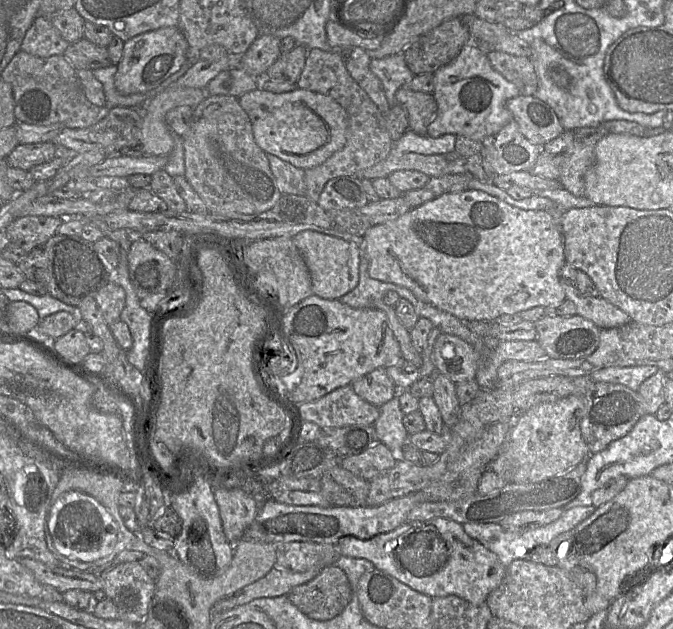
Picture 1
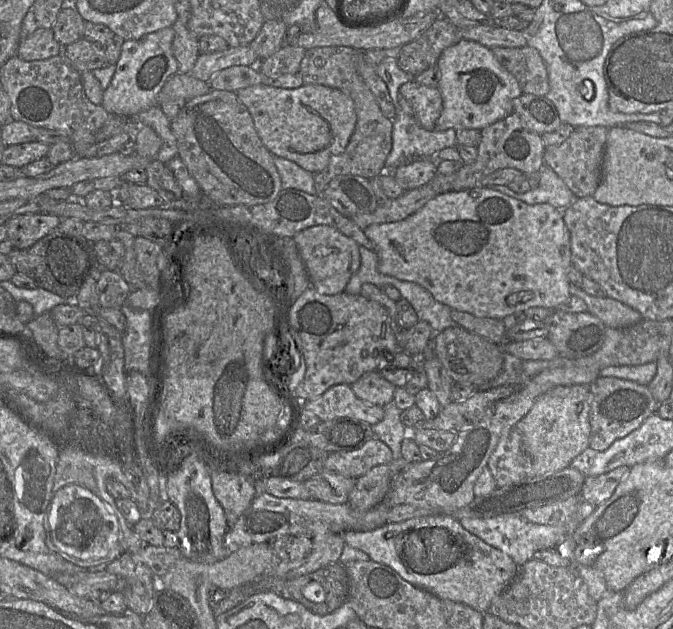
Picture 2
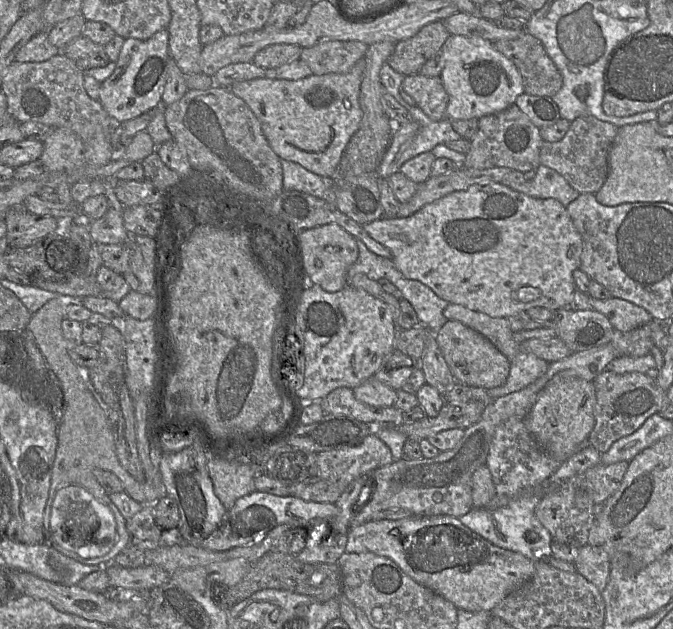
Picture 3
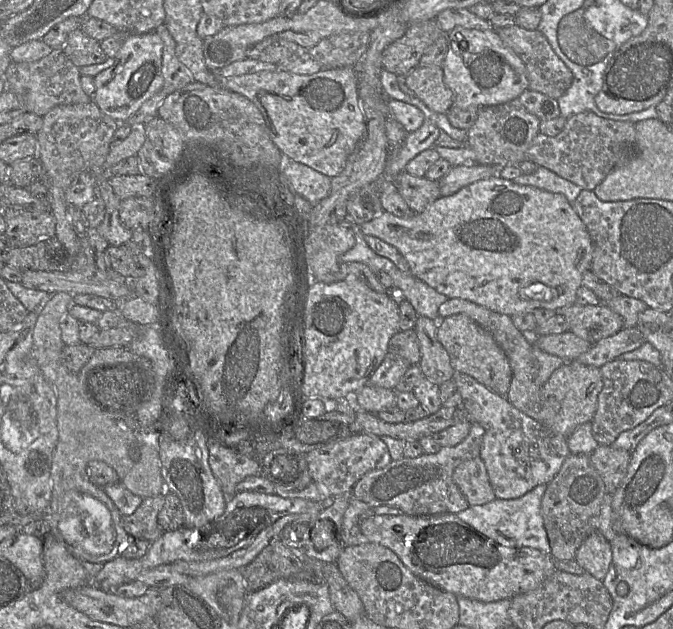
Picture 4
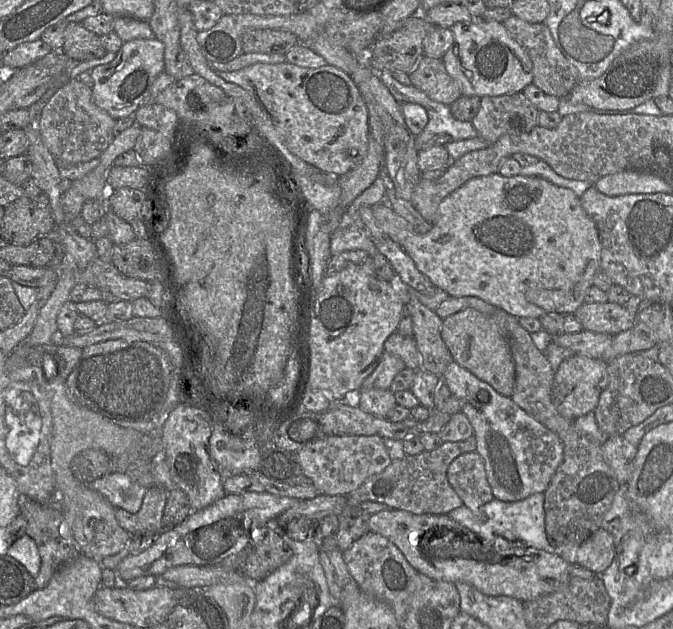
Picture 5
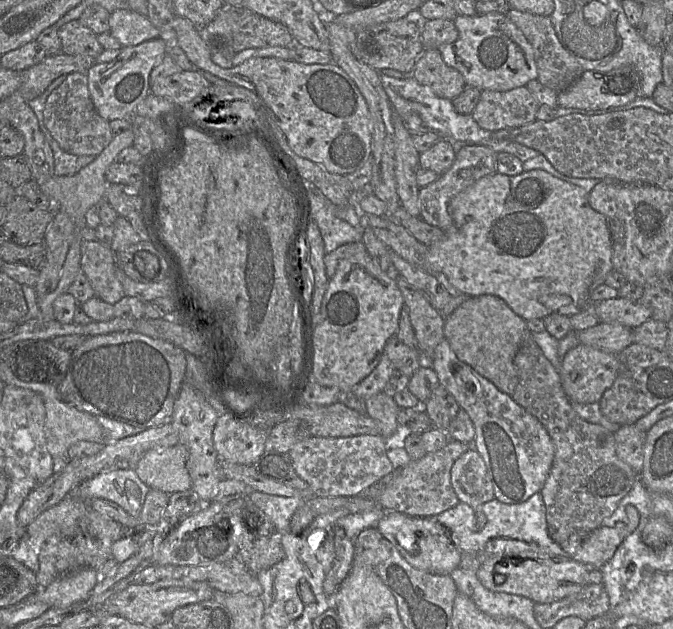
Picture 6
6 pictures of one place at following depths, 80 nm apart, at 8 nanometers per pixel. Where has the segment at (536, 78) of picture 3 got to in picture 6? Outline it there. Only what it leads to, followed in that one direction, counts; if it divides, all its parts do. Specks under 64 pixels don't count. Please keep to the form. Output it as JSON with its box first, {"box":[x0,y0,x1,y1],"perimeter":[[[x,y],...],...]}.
{"box":[506,9,583,93],"perimeter":[[[516,9],[506,14],[531,44],[537,66],[537,80],[557,93],[572,85],[583,73],[583,67],[560,43],[549,16],[536,15]]]}

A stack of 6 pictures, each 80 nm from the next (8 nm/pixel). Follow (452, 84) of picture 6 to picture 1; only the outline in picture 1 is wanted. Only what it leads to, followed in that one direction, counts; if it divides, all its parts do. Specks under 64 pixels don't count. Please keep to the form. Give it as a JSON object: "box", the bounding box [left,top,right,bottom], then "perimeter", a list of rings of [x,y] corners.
{"box":[395,87,437,135],"perimeter":[[[400,87],[395,94],[396,103],[407,112],[409,130],[427,135],[427,128],[437,113],[437,103],[432,93],[413,91]]]}

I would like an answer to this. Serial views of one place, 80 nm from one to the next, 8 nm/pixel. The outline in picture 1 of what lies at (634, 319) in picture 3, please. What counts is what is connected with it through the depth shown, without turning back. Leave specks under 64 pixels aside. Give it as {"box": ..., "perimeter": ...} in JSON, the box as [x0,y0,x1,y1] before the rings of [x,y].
{"box":[560,278,632,329],"perimeter":[[[560,278],[566,299],[576,306],[577,314],[592,321],[600,329],[620,327],[632,322],[631,317],[607,300],[582,294],[578,288]]]}

